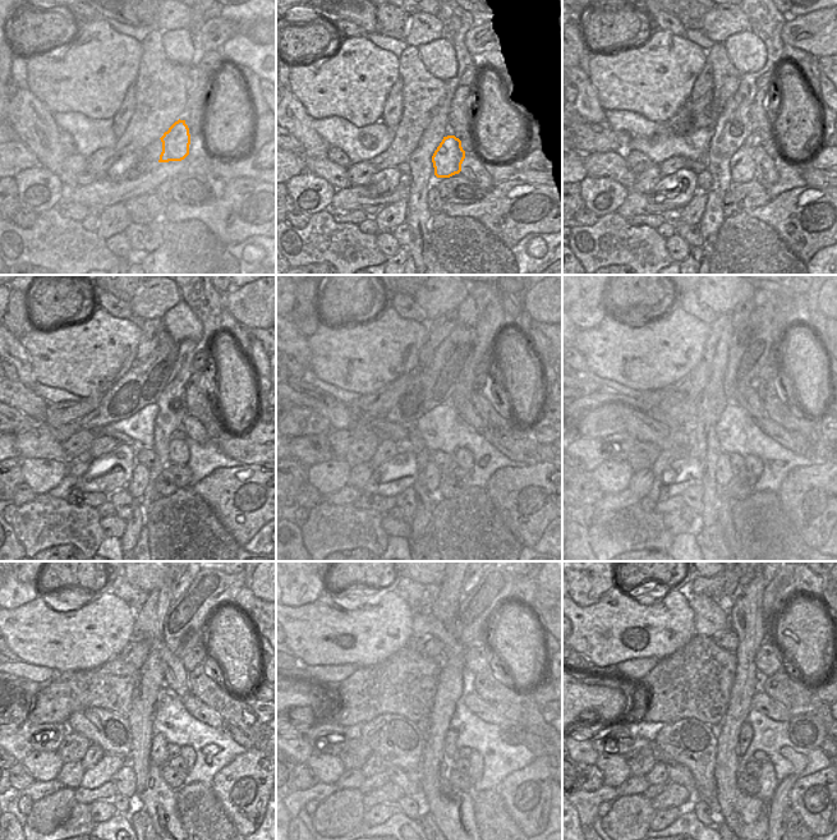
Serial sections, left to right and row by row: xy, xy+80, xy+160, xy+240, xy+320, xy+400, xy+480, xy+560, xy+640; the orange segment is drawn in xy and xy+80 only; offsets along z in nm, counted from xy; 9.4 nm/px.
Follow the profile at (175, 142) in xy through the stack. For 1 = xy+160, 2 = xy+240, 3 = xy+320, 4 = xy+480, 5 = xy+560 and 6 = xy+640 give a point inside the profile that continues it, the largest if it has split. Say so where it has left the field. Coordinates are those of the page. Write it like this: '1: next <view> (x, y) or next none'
1: next xy+160 (743, 166)
2: next xy+240 (178, 449)
3: next xy+320 (464, 458)
4: next xy+480 (188, 754)
5: next xy+560 (477, 765)
6: next xy+640 (767, 781)

